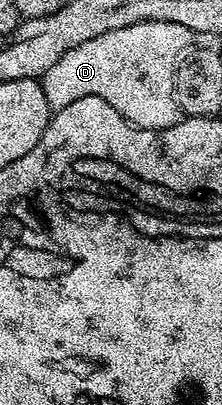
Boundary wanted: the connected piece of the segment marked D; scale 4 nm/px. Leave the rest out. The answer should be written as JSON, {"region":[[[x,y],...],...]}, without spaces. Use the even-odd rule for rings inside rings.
{"region":[[[143,21],[140,24],[131,24],[130,27],[119,28],[118,31],[95,36],[94,39],[64,53],[63,57],[50,67],[50,71],[44,74],[41,85],[48,106],[56,112],[82,98],[98,97],[108,102],[106,91],[110,91],[108,87],[118,81],[118,77],[112,75],[112,67],[114,73],[116,67],[152,67],[152,61],[168,61],[168,57],[174,57],[175,63],[179,64],[182,56],[193,46],[195,39],[195,34],[188,27],[165,21]]]}

